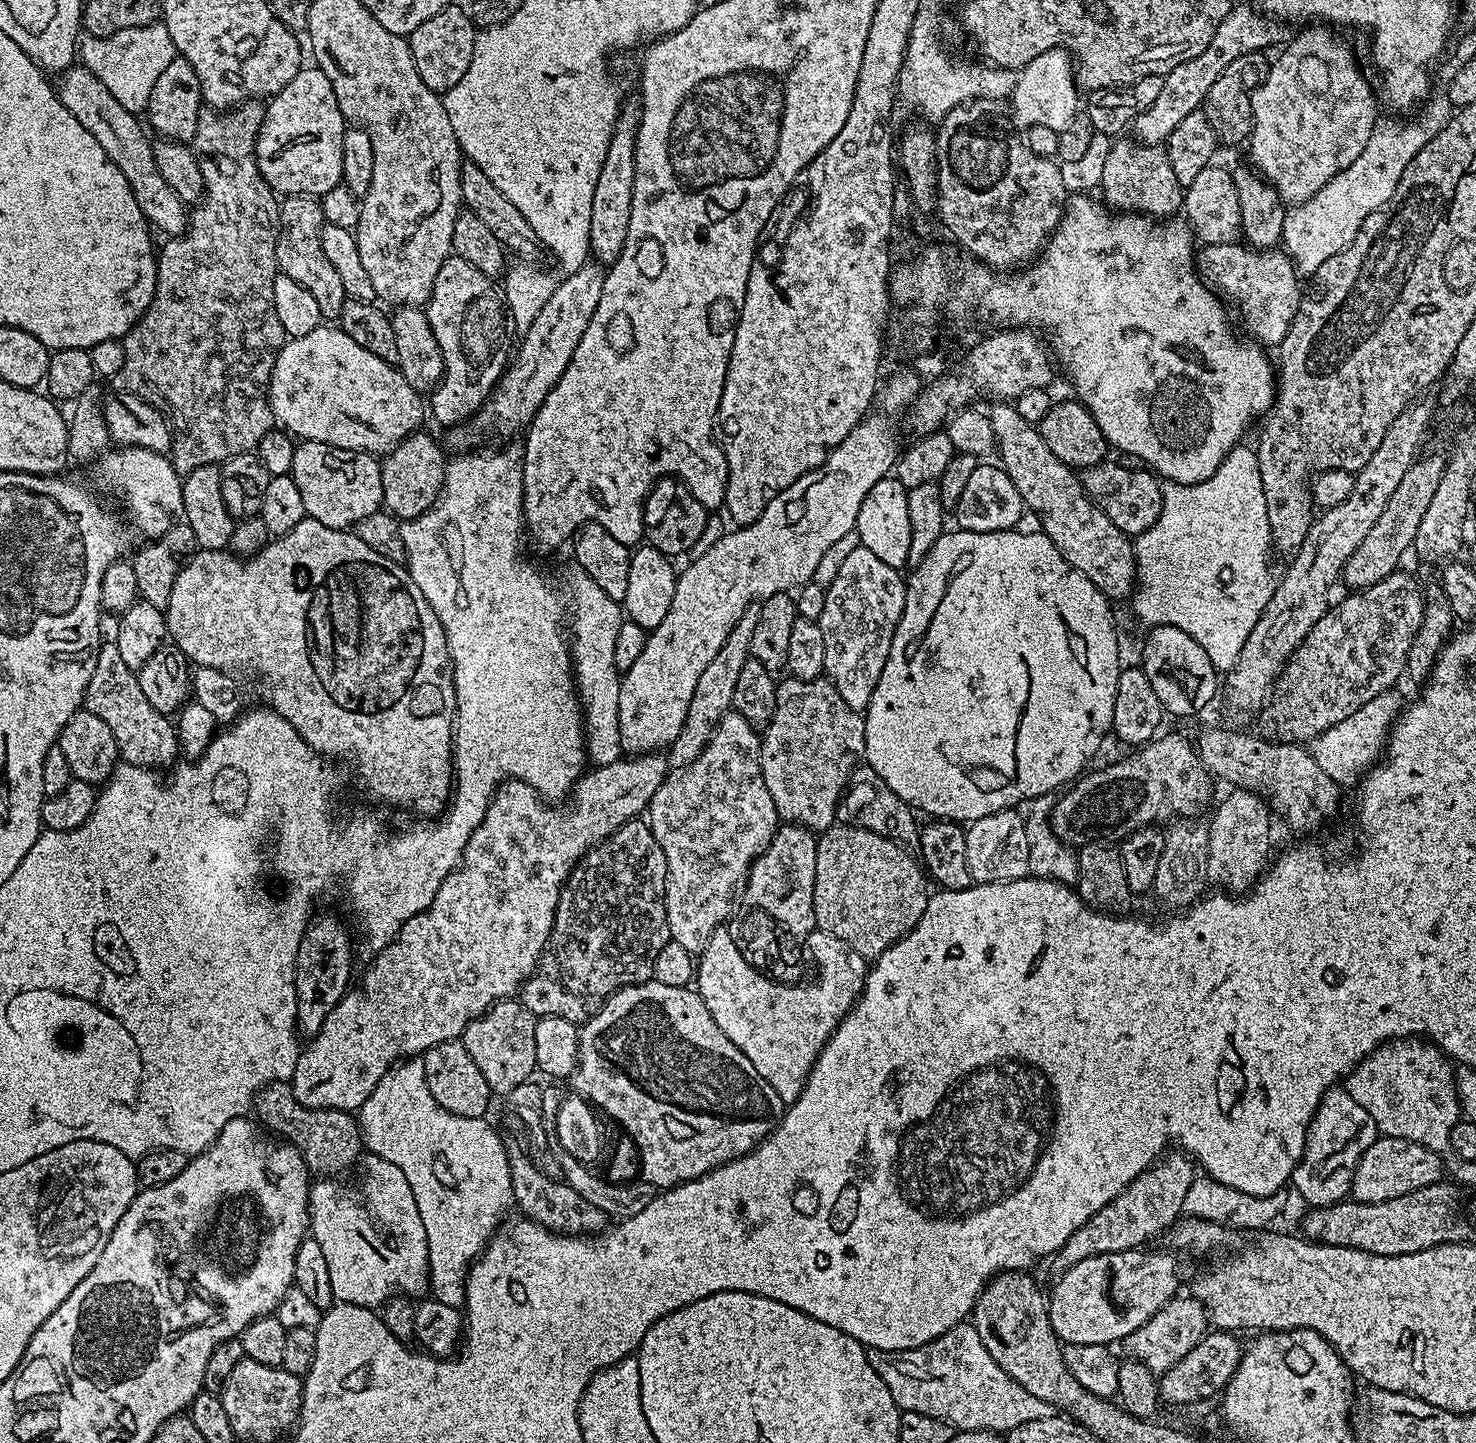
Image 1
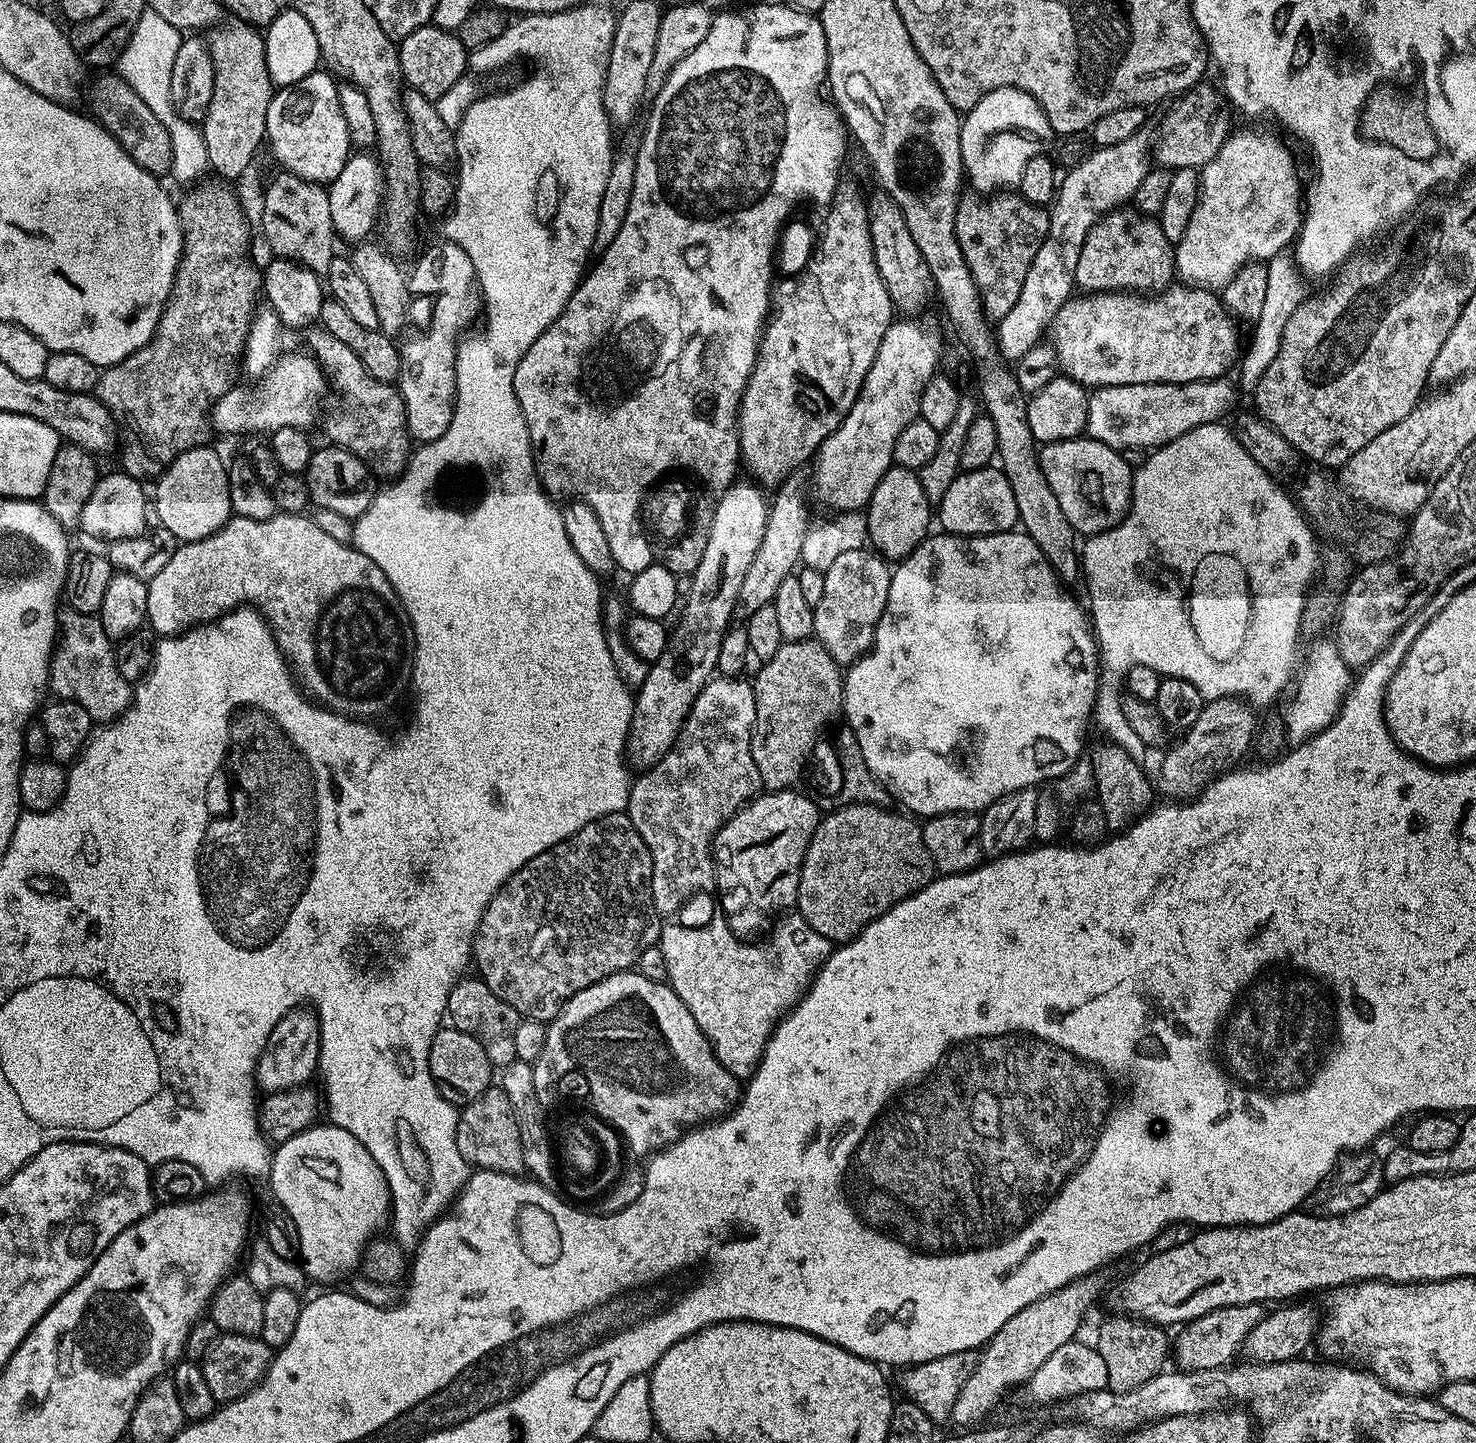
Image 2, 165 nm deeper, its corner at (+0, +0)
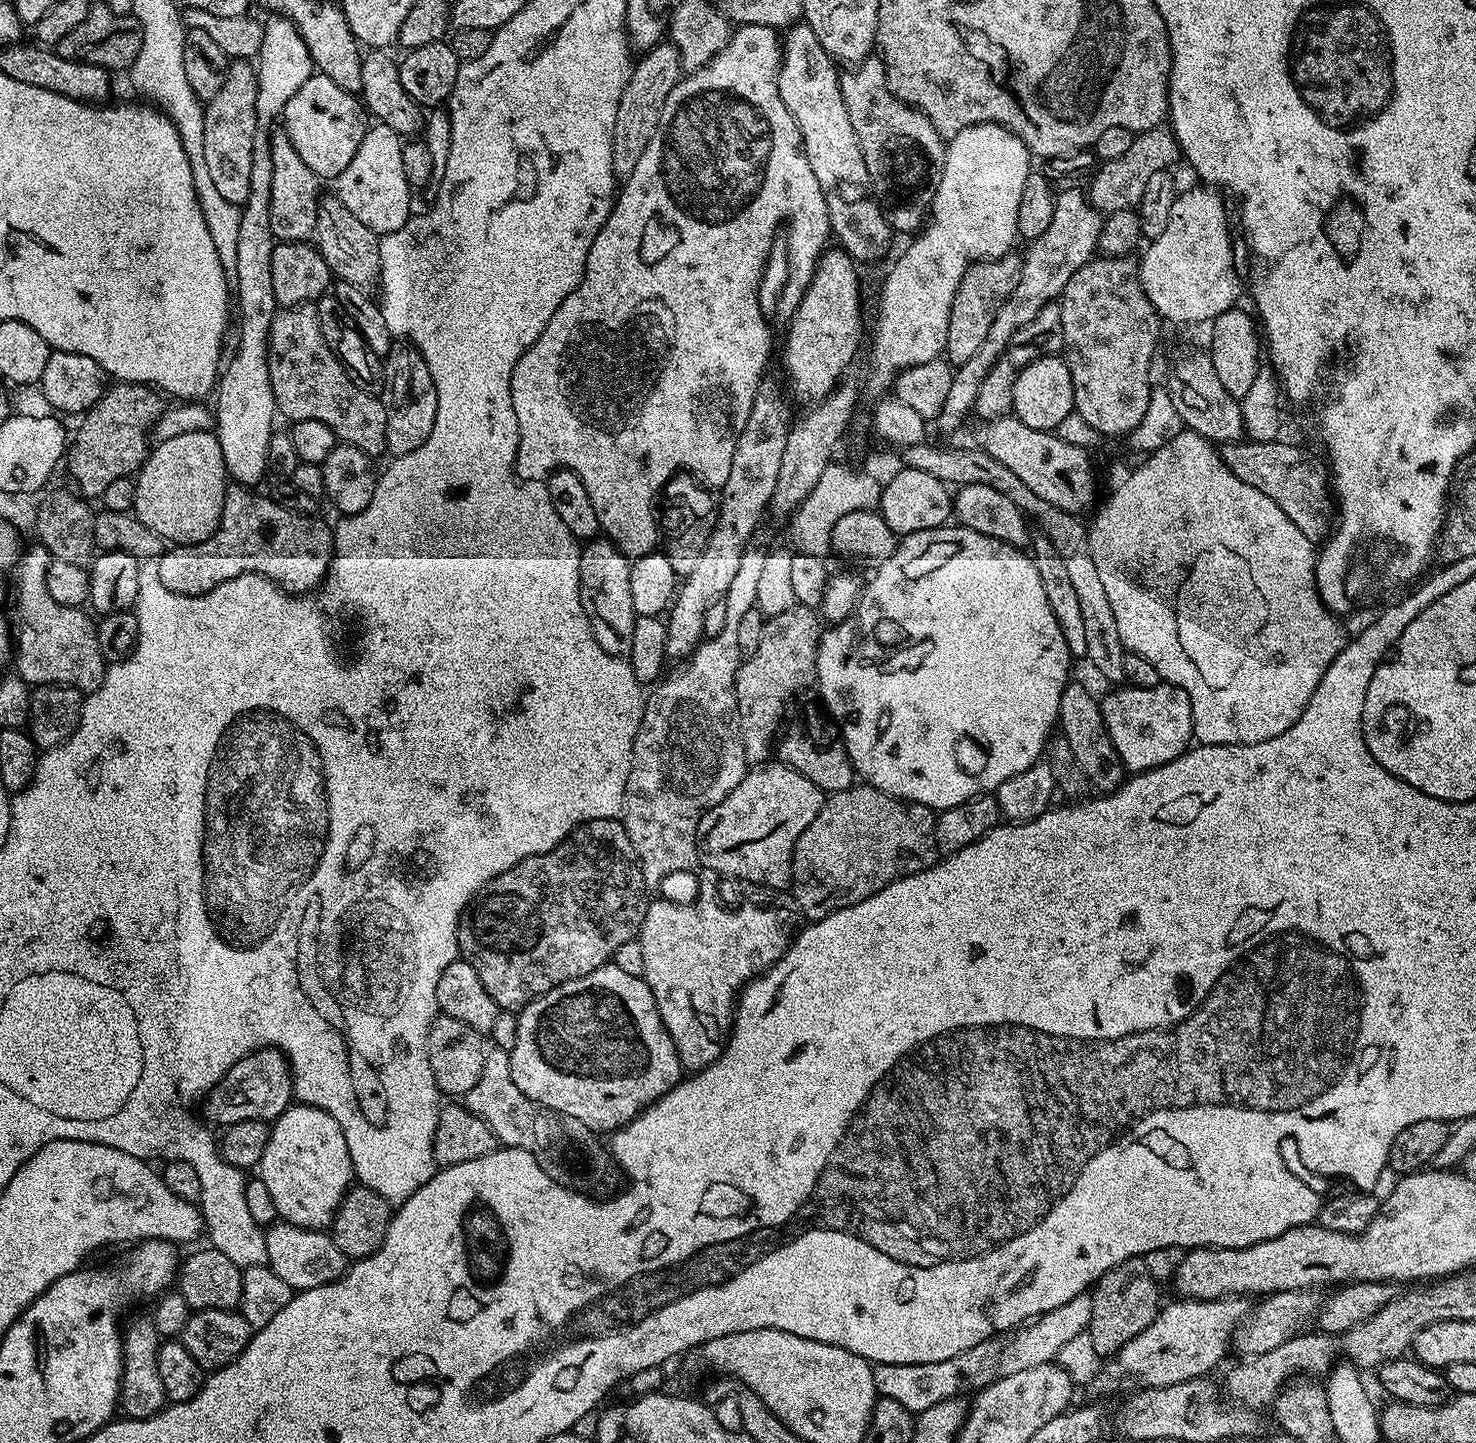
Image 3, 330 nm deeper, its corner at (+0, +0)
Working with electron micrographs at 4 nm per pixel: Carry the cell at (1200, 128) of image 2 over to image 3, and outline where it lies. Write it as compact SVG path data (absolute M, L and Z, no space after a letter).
M1161 126L1133 135L1130 150L1126 150L1122 158L1105 160L1095 169L1096 177L1093 178L1092 185L1086 188L1086 199L1102 214L1136 208L1142 194L1146 194L1146 182L1150 182L1151 176L1169 171L1173 167L1171 164L1176 159L1179 161L1181 156L1180 144L1171 127Z

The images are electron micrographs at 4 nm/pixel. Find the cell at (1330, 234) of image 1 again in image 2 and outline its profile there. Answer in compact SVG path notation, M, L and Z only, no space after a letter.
M1287 251L1279 252L1267 261L1267 265L1266 298L1262 305L1262 314L1258 314L1258 318L1254 321L1253 328L1256 329L1252 332L1252 341L1249 344L1247 341L1238 360L1238 372L1240 368L1238 384L1241 389L1255 389L1262 374L1266 374L1266 366L1270 366L1270 362L1274 362L1274 358L1278 358L1282 330L1286 330L1286 322L1290 322L1290 314L1294 314L1294 310L1298 310L1298 306L1306 298L1306 291L1304 292L1305 273Z

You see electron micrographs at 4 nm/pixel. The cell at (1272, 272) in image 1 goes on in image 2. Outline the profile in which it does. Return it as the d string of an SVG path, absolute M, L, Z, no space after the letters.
M1169 286L1155 294L1133 294L1127 290L1117 290L1115 292L1094 292L1091 294L1080 294L1075 298L1069 298L1068 301L1060 307L1055 317L1050 323L1050 334L1052 332L1051 351L1054 353L1059 371L1070 379L1087 386L1089 389L1108 386L1130 386L1131 383L1144 384L1186 384L1198 383L1199 380L1214 380L1228 374L1237 363L1238 357L1242 352L1242 340L1236 333L1237 321L1233 319L1227 308L1224 307L1221 297L1215 291L1199 286L1180 286L1176 288Z

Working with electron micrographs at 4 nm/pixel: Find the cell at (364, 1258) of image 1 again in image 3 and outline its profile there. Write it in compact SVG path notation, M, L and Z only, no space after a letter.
M293 1103L271 1125L268 1145L258 1165L258 1178L266 1182L281 1221L300 1228L327 1229L354 1184L342 1126L330 1118L328 1110Z

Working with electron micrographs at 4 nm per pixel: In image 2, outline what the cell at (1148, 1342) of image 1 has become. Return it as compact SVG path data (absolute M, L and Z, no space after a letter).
M1239 1304L1226 1306L1218 1310L1210 1310L1210 1314L1202 1314L1202 1318L1189 1320L1179 1329L1180 1337L1174 1340L1174 1360L1186 1372L1198 1370L1214 1370L1233 1363L1232 1355L1239 1353L1244 1347L1246 1334L1262 1322L1266 1315L1264 1304Z

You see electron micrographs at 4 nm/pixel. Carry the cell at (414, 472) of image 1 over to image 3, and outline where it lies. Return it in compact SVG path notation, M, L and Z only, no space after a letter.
M315 303L281 307L268 331L268 373L274 390L276 411L288 422L326 422L337 441L353 444L366 455L385 455L386 410L379 395L362 390L350 379L340 360L326 346Z

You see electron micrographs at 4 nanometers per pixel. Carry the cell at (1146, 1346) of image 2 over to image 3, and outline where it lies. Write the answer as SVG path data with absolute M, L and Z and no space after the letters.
M1135 1256L1126 1262L1118 1262L1091 1289L1092 1313L1087 1334L1092 1343L1092 1350L1101 1358L1111 1358L1117 1350L1126 1346L1132 1338L1138 1338L1150 1322L1158 1315L1162 1307L1160 1300L1161 1285L1152 1276L1152 1269L1147 1259Z

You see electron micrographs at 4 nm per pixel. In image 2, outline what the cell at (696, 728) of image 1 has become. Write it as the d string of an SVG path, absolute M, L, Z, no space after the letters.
M793 474L775 489L776 497L771 497L766 522L766 534L762 534L762 546L758 546L758 554L754 554L754 562L750 562L750 570L746 570L746 578L742 578L742 590L738 590L736 612L747 618L754 610L762 610L772 602L774 594L778 594L778 586L787 576L793 575L794 569L800 564L802 542L808 533L810 521L804 502L806 484Z

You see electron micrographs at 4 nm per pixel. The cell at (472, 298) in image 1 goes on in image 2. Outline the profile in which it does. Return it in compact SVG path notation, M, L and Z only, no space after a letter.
M451 242L443 243L426 249L417 258L412 272L410 268L408 276L408 288L413 297L433 296L436 299L432 304L432 325L425 336L416 336L399 345L398 387L406 406L408 435L420 444L442 438L450 426L450 418L456 409L458 341L465 335L464 327L482 308L480 281L476 278L476 271L466 250Z

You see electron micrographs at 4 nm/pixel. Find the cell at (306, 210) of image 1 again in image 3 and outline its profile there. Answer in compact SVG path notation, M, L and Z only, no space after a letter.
M283 130L273 131L270 146L271 161L274 164L274 176L270 187L270 230L280 242L311 241L316 235L316 219L318 218L318 202L322 195L320 177L302 162L298 150L294 150L294 142Z

